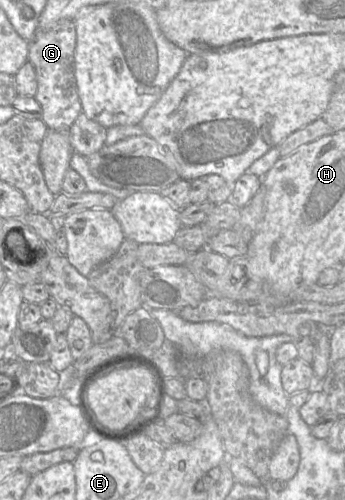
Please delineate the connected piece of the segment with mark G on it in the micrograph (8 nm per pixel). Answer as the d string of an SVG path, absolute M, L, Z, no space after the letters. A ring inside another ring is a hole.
M61 19L47 30L37 30L29 42L27 61L34 66L37 79L34 98L40 104L42 120L50 130L68 130L82 112L75 79L75 48L76 28L72 19Z

